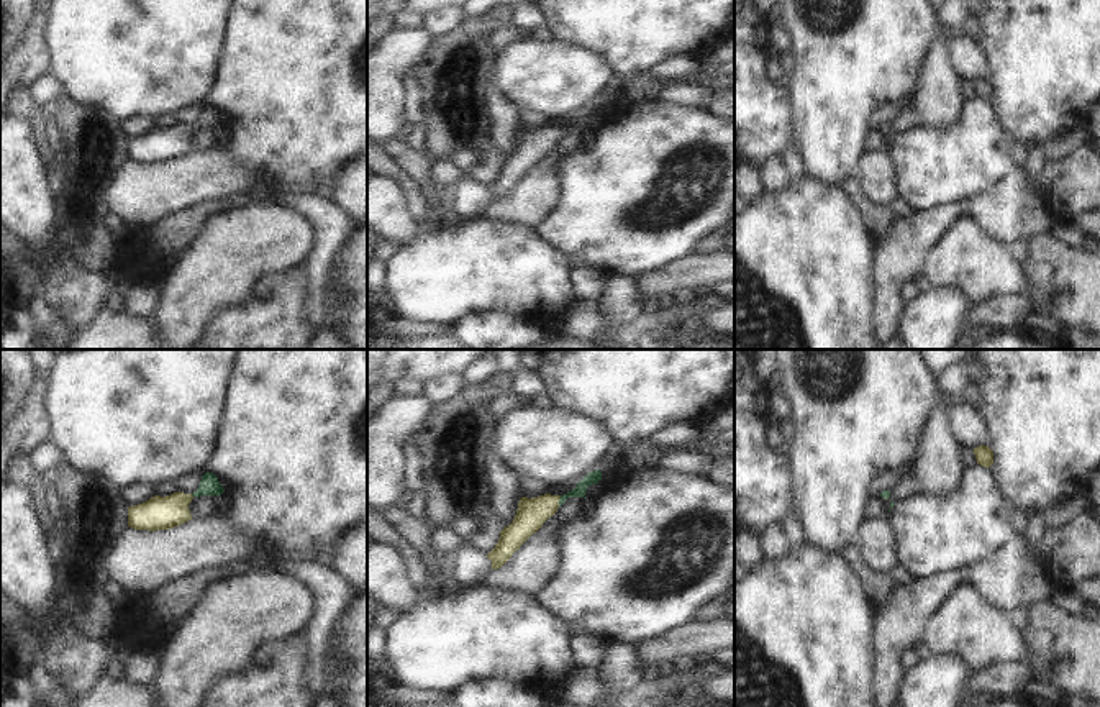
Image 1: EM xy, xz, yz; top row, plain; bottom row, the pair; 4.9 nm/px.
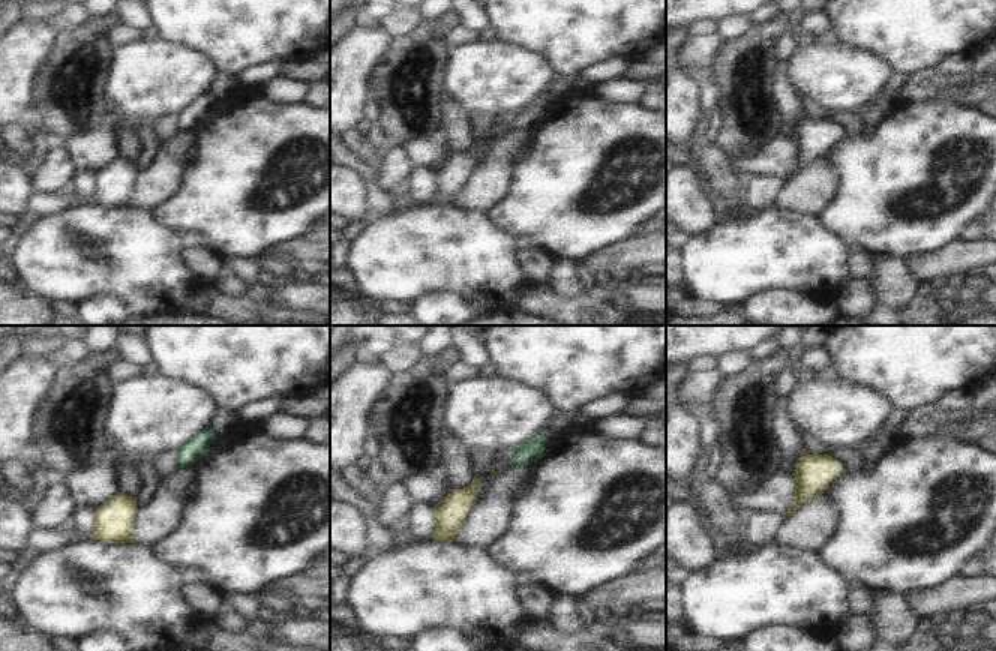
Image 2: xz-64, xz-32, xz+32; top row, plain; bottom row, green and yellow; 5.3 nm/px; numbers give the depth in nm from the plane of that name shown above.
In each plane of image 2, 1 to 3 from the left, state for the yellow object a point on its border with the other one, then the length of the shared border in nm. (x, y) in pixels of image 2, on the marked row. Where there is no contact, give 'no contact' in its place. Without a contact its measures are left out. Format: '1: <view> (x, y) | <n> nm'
1: no contact
2: no contact
3: xz+32 (840, 470) | 50 nm

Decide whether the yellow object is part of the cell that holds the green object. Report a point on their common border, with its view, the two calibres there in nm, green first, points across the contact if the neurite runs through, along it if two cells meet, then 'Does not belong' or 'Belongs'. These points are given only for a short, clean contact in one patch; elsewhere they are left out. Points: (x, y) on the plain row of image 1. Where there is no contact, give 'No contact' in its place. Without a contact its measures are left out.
Touches green at xz (559, 133). Thickness 60 nm (green) against 150 nm. Path across: xz (592, 110), (576, 125), (559, 133), (531, 146). Belongs

